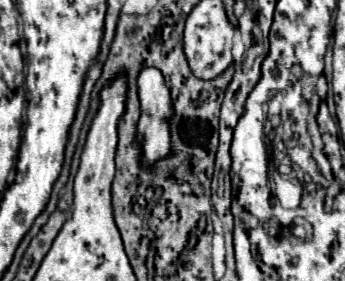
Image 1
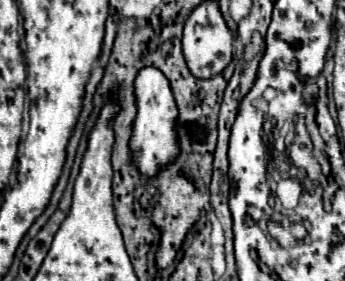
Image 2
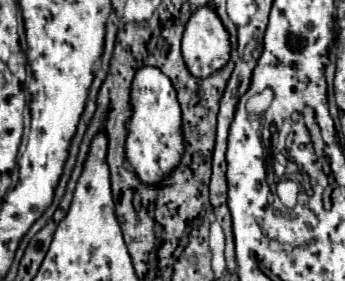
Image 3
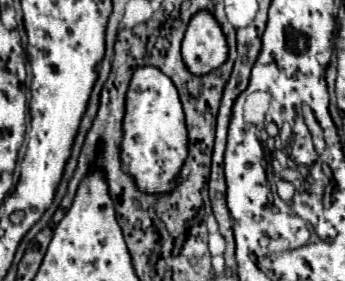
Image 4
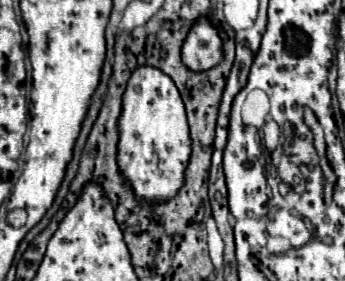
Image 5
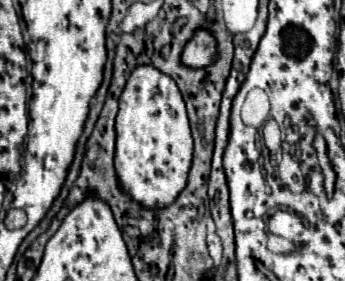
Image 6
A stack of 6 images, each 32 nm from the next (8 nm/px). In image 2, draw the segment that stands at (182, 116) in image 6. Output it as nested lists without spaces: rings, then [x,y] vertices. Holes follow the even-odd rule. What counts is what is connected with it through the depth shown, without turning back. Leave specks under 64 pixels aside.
[[[142,68],[136,76],[136,104],[138,116],[132,134],[132,156],[138,170],[146,176],[154,176],[162,166],[170,164],[176,158],[176,134],[172,132],[176,122],[176,104],[166,76],[158,68]]]

